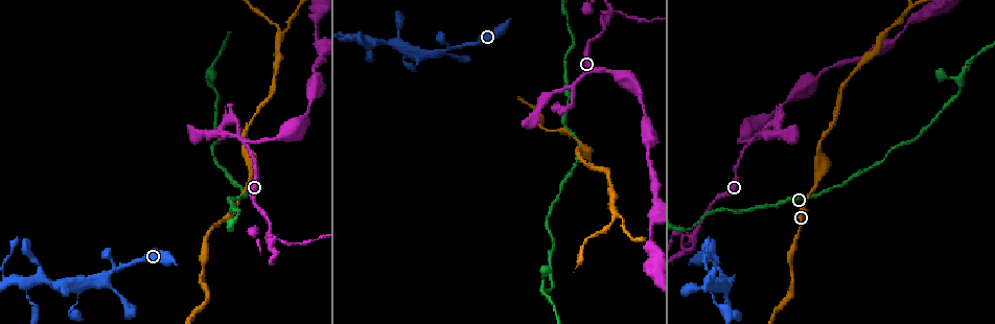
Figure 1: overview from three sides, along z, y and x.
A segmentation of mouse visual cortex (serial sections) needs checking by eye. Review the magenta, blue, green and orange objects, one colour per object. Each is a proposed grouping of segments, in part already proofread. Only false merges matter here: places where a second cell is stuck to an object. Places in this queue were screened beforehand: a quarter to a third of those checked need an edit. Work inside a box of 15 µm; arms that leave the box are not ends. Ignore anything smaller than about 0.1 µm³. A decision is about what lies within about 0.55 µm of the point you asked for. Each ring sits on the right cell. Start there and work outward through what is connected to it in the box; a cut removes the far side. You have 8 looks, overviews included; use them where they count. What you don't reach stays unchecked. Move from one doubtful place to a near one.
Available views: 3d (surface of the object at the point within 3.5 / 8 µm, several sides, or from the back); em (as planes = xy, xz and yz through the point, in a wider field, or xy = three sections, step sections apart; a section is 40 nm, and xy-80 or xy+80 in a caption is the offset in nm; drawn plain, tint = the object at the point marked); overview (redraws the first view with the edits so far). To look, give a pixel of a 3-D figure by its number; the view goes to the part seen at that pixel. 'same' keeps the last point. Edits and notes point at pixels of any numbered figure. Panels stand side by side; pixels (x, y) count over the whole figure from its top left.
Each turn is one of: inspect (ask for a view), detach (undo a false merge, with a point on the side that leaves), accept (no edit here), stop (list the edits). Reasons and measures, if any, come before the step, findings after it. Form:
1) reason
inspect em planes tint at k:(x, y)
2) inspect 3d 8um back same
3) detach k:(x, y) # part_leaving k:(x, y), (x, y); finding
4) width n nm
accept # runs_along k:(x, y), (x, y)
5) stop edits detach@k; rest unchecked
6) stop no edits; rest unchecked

thin arm on a thick one
inspect 3d 3.5um at 1:(692, 233)

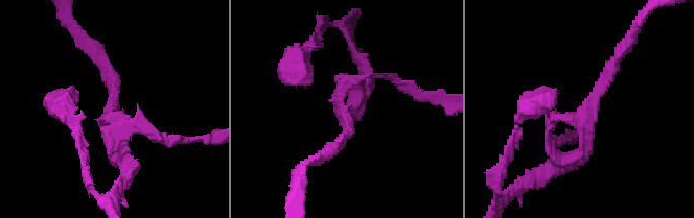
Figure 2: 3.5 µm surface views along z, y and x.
arms 3; arm_widths 100, 150, 250 nm; need the tissue
inspect em xy step 1 tint at 2:(346, 113)

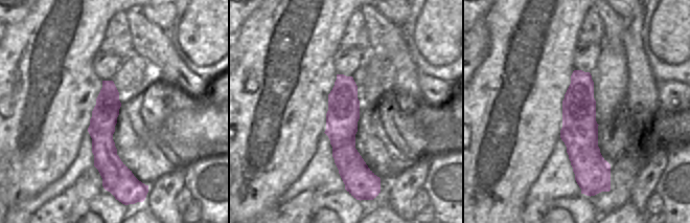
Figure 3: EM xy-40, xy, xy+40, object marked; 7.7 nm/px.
another direction
inspect em planes tint same

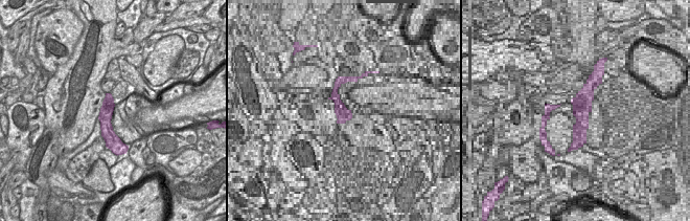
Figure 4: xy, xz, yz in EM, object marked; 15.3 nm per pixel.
detach 2:(136, 120) # part_leaving 2:(105, 117), (168, 142), (187, 139); two cells meet here

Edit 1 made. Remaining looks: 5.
sharp bend
inspect 3d 3.5um at 1:(748, 144)

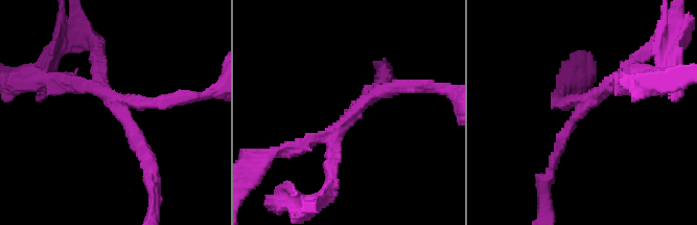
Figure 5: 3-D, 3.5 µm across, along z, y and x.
arms 3; arm_widths 150, 200, 200 nm
inspect em xy step 1 tint at 5:(123, 105)

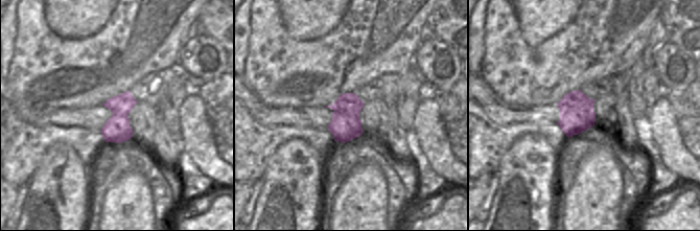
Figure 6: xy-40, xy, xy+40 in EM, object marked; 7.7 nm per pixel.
detach 5:(55, 85) # border 6:(558, 102), (569, 107), (592, 108); two cells meet here

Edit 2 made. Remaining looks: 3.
abrupt turn
inspect 3d 3.5um at 1:(569, 107)

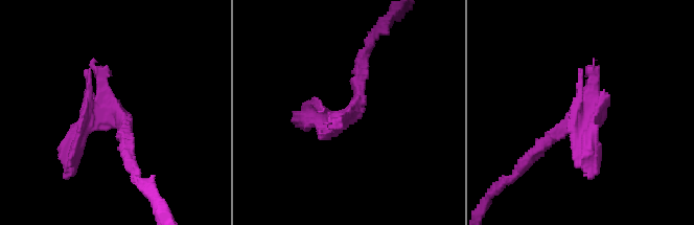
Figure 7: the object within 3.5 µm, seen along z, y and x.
inspect em xy step 1 tint at 7:(345, 116)

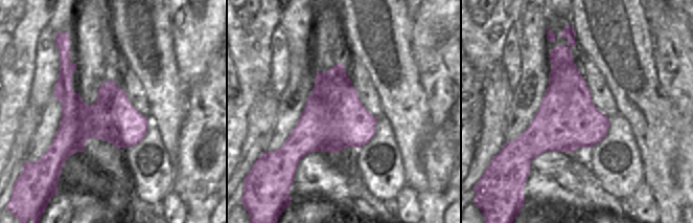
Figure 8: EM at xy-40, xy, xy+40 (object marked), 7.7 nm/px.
accept # runs_along 7:(363, 67), (356, 110), (304, 117); continuous, no second cell

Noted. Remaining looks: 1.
stop edits detach@2, detach@5; rest unchecked

